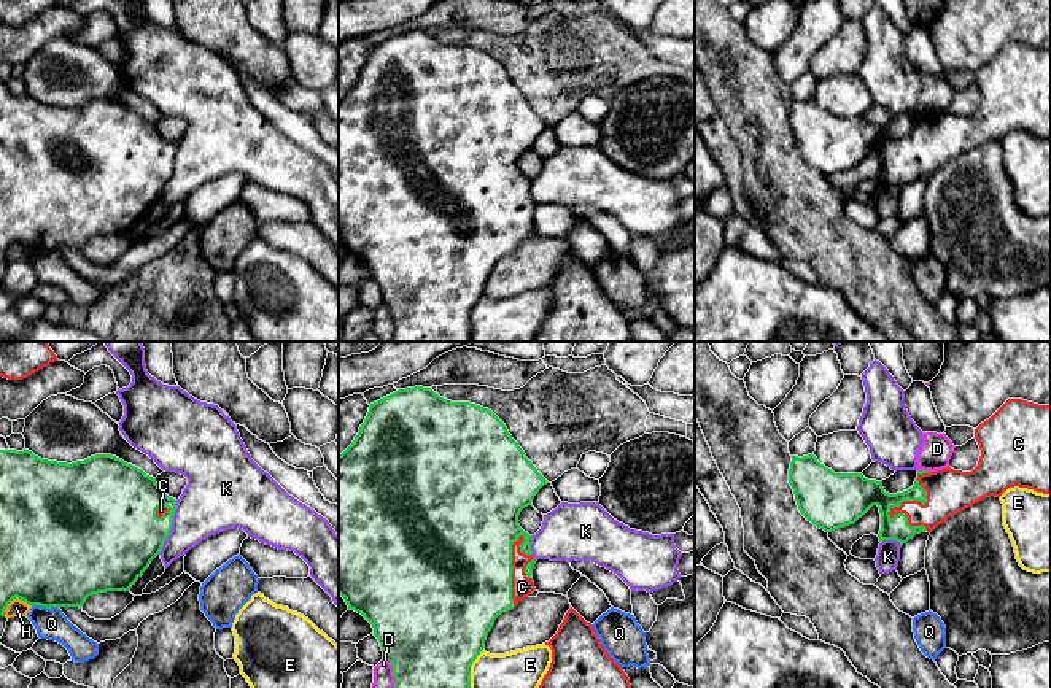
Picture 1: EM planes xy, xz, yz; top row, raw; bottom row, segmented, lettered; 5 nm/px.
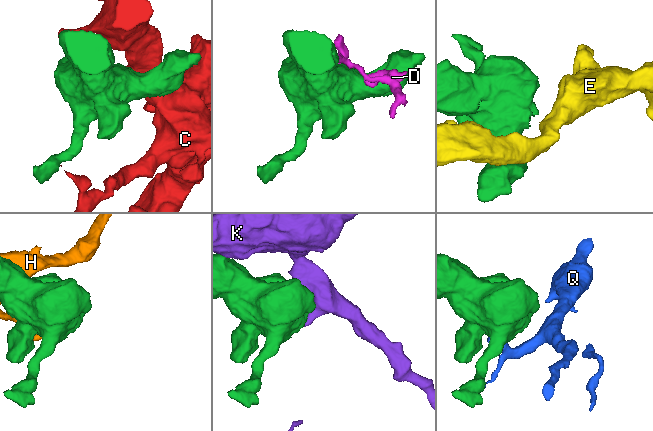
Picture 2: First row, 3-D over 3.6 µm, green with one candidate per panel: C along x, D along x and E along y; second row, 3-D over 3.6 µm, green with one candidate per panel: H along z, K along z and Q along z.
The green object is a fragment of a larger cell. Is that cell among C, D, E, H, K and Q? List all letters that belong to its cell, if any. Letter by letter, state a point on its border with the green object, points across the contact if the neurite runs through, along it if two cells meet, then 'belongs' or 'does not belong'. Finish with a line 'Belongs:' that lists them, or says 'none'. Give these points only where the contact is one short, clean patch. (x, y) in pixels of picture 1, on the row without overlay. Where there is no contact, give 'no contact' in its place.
C: contact yz (895, 150); belongs
D: contact xz (395, 321); does not belong
E: contact xz (469, 318); does not belong
H: contact xy (13, 242); does not belong
K: contact xy (170, 172); does not belong
Q: contact xy (45, 250); border xy (58, 250), (32, 251); does not belong
Belongs: C

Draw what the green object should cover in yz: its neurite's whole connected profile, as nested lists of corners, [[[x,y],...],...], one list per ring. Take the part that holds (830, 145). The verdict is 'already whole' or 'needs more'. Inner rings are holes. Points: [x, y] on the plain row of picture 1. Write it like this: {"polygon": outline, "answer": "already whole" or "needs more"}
{"polygon": [[[1008,43],[989,64],[975,73],[981,100],[971,116],[917,114],[914,129],[903,137],[889,138],[882,126],[868,124],[862,118],[835,118],[817,105],[814,99],[792,100],[789,127],[793,133],[800,157],[814,170],[832,176],[854,168],[873,149],[879,151],[879,186],[897,184],[906,187],[916,178],[932,176],[949,160],[971,151],[984,141],[1000,141],[1008,132],[1027,132],[1051,138],[1051,51],[1022,43]]], "answer": "needs more"}

